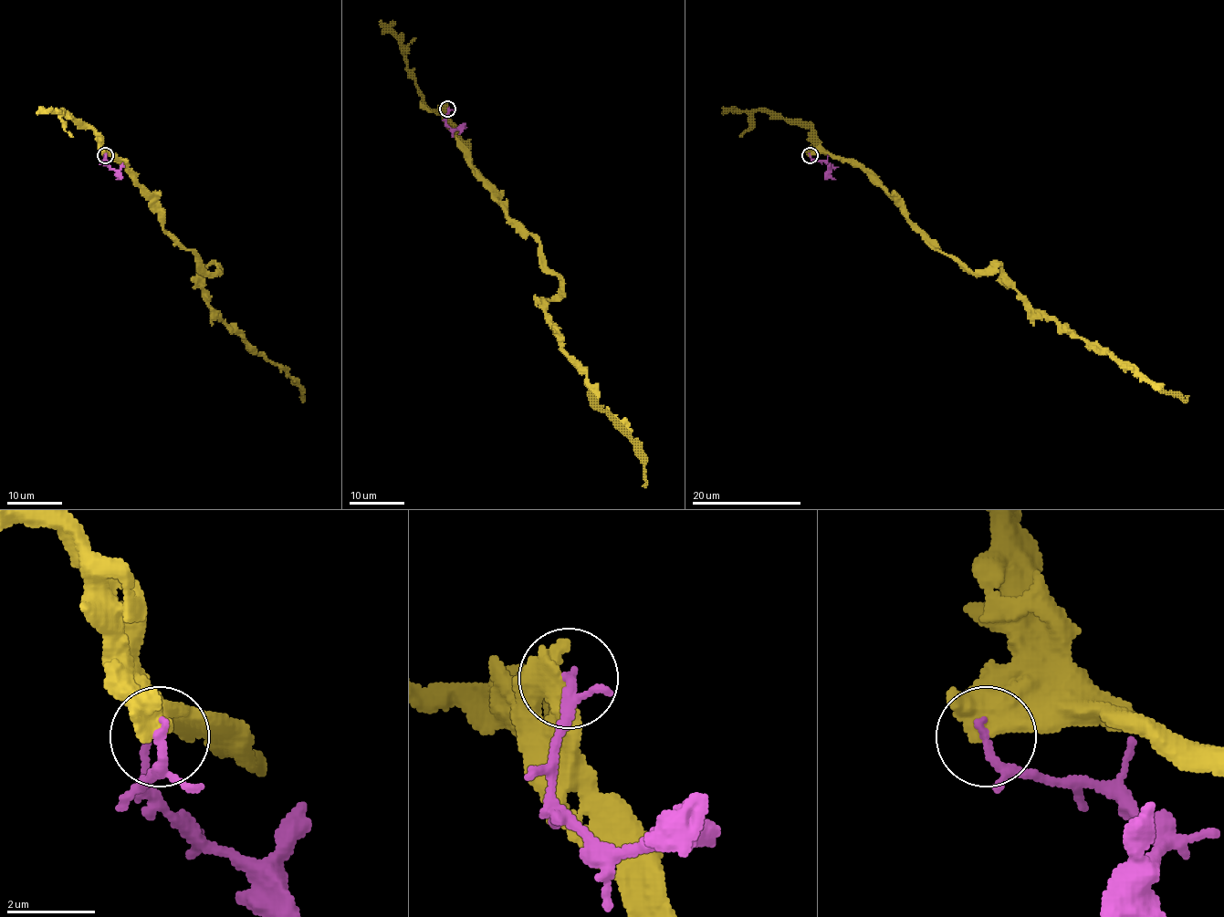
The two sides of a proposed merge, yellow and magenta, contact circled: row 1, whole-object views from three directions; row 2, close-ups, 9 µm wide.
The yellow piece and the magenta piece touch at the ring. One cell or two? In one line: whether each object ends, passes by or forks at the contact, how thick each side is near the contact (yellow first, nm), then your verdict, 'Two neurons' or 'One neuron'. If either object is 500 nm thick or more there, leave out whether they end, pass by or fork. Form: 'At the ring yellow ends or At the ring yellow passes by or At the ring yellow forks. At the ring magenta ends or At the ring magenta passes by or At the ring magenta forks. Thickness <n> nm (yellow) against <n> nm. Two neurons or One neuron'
Thickness 650 nm (yellow) against 170 nm. Two neurons

